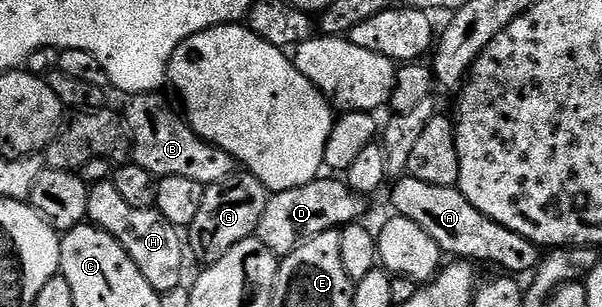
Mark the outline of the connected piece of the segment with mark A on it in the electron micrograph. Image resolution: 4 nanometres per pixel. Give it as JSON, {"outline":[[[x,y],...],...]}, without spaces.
{"outline":[[[409,174],[397,178],[393,183],[396,184],[392,187],[391,210],[414,221],[414,225],[422,225],[422,229],[426,229],[426,233],[434,237],[445,256],[452,255],[448,257],[475,261],[477,264],[493,263],[504,270],[501,272],[511,273],[516,277],[535,272],[542,258],[541,248],[474,209],[474,205],[470,205],[470,201],[466,201],[464,194],[456,187],[426,185],[426,181],[418,181]]]}

